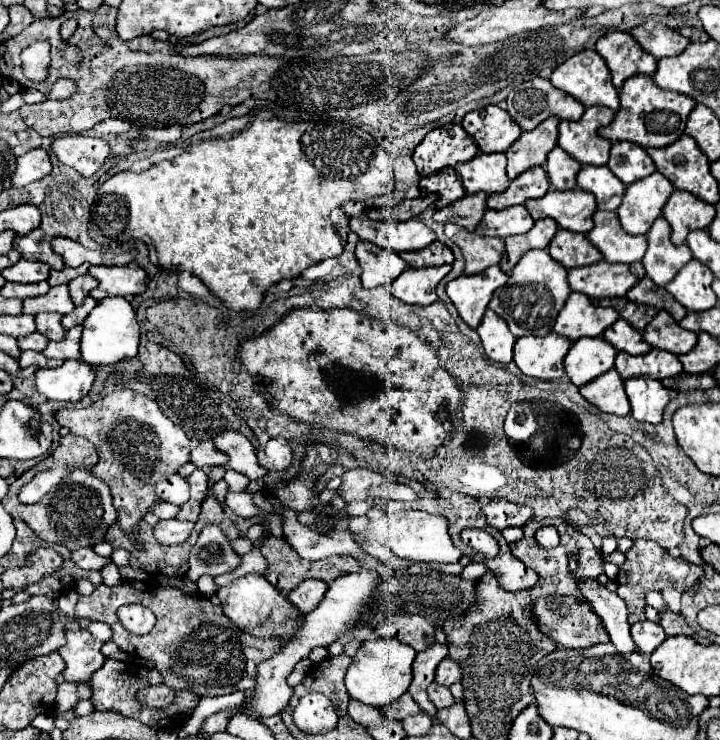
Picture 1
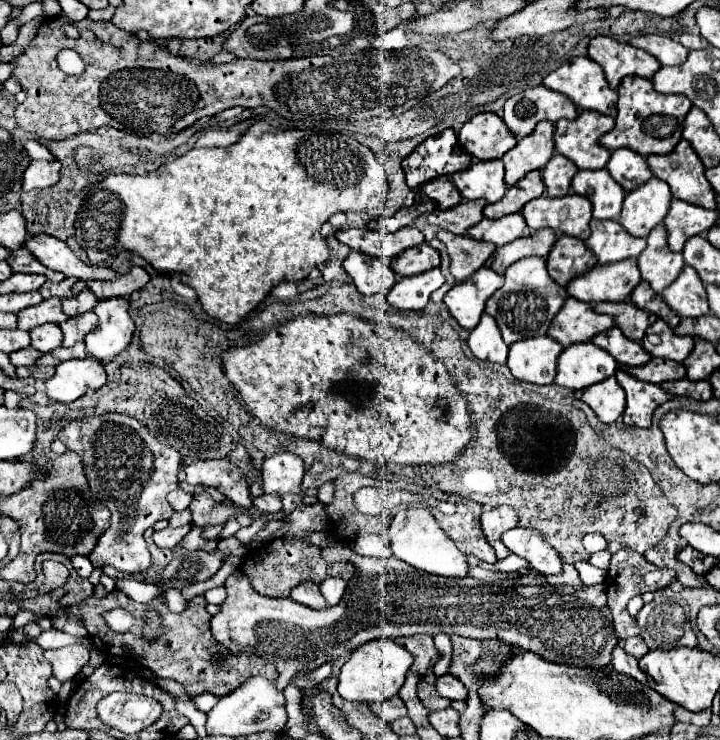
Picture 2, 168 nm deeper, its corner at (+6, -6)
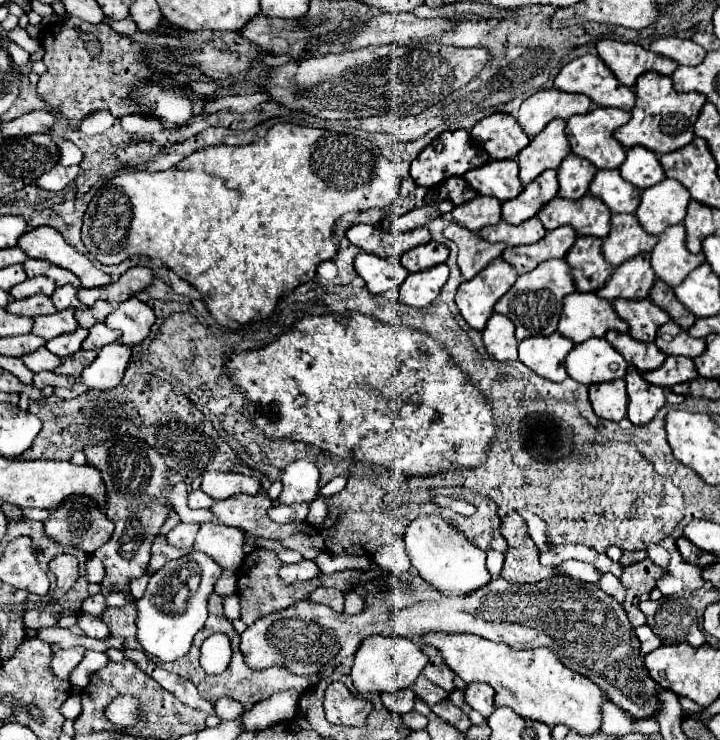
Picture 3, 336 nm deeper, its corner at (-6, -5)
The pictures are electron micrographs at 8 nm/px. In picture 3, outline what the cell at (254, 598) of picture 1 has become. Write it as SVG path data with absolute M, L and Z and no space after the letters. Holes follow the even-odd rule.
M412 568L402 576L378 572L378 576L364 582L362 588L366 608L356 616L332 614L326 606L304 600L282 612L258 618L242 634L240 650L244 662L248 662L252 670L282 666L300 676L318 672L330 674L344 658L358 650L364 638L374 634L412 638L428 630L448 634L472 632L486 640L508 644L514 650L534 650L542 646L554 650L560 662L598 684L610 702L634 718L654 718L660 710L660 700L656 698L658 684L642 664L640 642L624 608L614 598L608 598L596 584L556 576L532 586L520 586L496 578L484 586L484 590L470 594L472 598L444 598L444 594Z

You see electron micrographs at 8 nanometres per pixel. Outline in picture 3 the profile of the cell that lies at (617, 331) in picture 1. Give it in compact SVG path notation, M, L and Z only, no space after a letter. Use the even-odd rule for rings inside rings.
M610 330L606 334L606 340L624 356L624 360L632 366L636 366L638 372L648 372L648 370L656 370L662 366L662 362L666 360L666 354L662 354L656 344L642 344L636 342L630 334L620 334Z

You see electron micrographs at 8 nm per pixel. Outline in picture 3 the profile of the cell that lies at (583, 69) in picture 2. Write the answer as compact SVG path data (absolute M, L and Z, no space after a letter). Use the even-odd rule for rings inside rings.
M586 54L586 56L580 56L572 62L568 62L556 76L554 80L554 88L562 90L562 92L574 92L574 94L586 94L596 106L612 106L612 108L620 108L620 110L626 110L630 112L636 104L636 94L632 88L624 86L614 74L612 70L608 70L608 66L594 54Z

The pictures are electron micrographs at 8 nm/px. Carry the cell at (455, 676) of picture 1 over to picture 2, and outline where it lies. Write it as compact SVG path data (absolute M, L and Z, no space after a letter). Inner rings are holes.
M446 673L446 675L440 675L436 679L436 691L440 697L448 697L448 699L458 699L458 701L464 701L466 699L466 687L460 679L456 679L454 675Z

